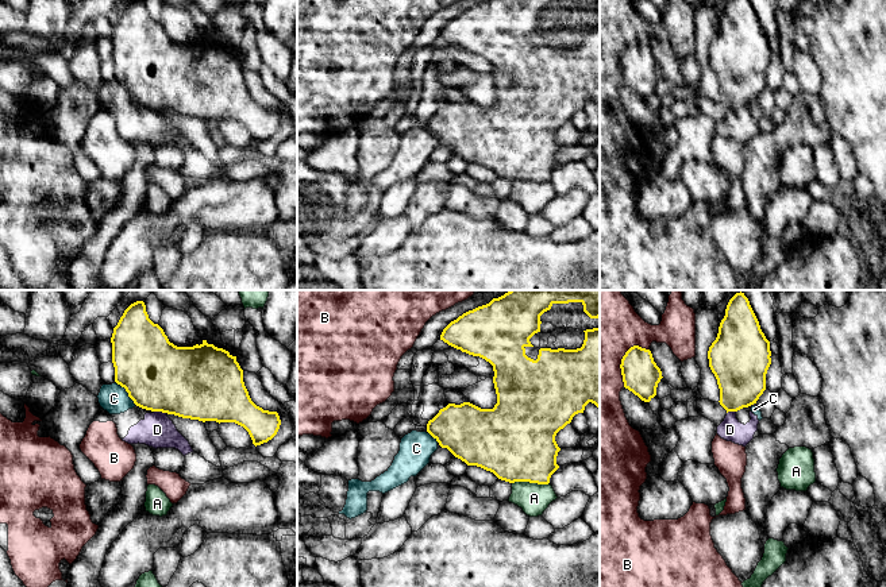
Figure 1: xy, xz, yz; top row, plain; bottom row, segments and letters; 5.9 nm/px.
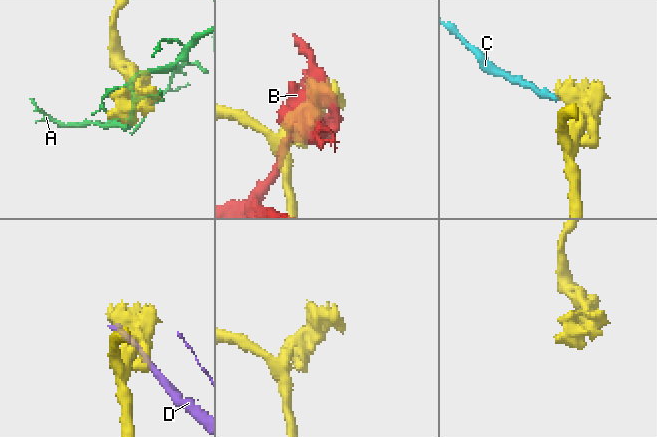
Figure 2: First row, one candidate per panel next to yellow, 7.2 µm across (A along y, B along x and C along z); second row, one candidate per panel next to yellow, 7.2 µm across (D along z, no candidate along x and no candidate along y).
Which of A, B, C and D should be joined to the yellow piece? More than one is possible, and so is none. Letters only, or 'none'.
none

